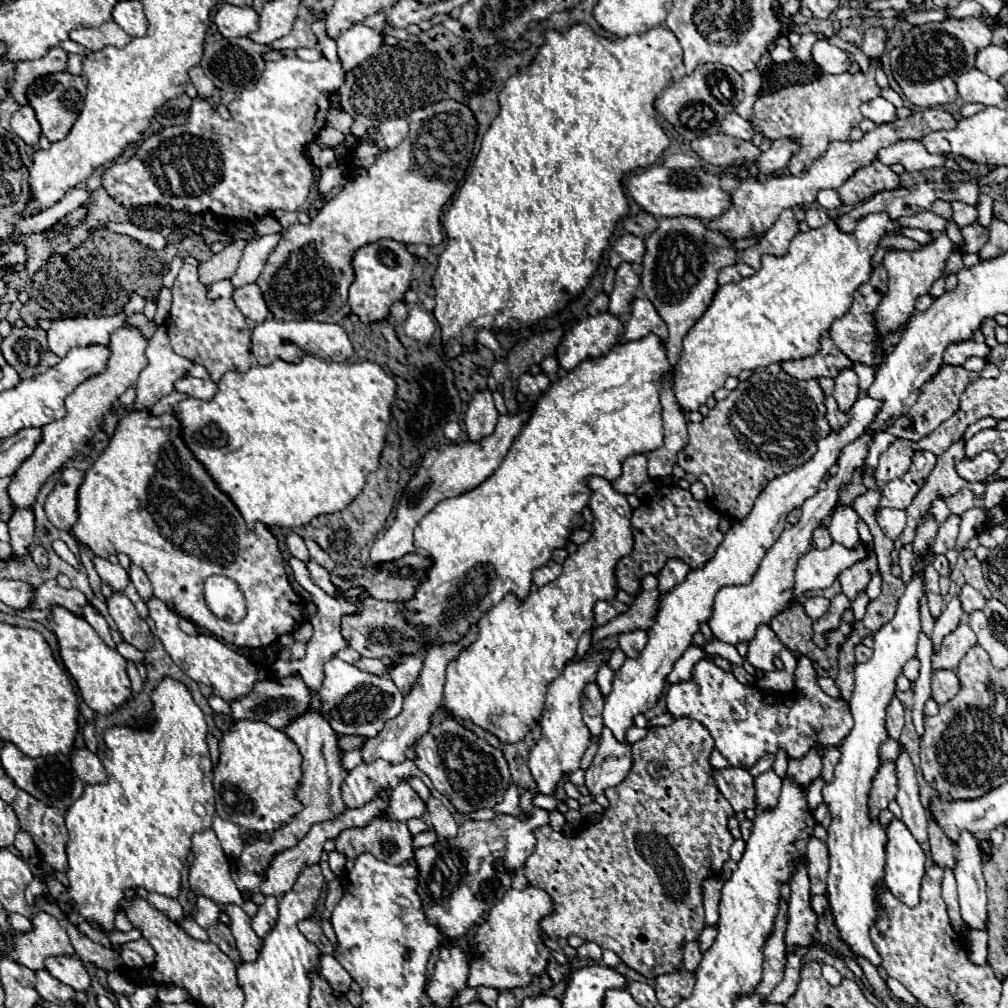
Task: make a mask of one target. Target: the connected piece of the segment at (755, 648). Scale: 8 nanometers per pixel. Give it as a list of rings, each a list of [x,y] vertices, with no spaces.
[[[761,625],[757,629],[757,635],[749,641],[747,661],[761,671],[775,671],[773,659],[781,653],[785,645],[779,641],[775,631],[769,625]]]

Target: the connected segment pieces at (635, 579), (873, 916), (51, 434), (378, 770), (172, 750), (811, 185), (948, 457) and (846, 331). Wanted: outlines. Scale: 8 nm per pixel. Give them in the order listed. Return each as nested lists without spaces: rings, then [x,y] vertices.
[[[663,487],[651,501],[633,511],[633,553],[617,563],[617,583],[629,595],[639,591],[639,583],[645,575],[657,575],[665,561],[671,557],[683,559],[691,569],[703,567],[723,541],[719,531],[719,513],[707,501],[695,501],[689,491],[681,487]]]
[[[919,571],[911,577],[911,581],[905,585],[905,593],[899,599],[897,605],[897,613],[895,617],[885,623],[877,635],[873,637],[875,645],[873,645],[873,657],[863,663],[863,665],[855,665],[855,689],[853,689],[853,697],[849,701],[849,709],[853,715],[853,729],[849,731],[849,735],[843,739],[843,743],[839,745],[841,749],[841,759],[835,765],[835,773],[833,773],[833,781],[825,783],[823,787],[823,801],[829,805],[831,813],[833,813],[833,821],[829,825],[829,839],[827,839],[827,847],[829,847],[829,857],[831,857],[831,869],[829,869],[829,879],[827,879],[827,895],[829,895],[829,903],[831,903],[831,913],[833,913],[833,923],[839,931],[839,937],[845,945],[849,945],[849,949],[857,955],[863,957],[867,961],[871,961],[875,967],[881,965],[881,957],[875,951],[871,937],[869,937],[869,929],[875,925],[883,903],[879,901],[879,891],[883,889],[885,881],[885,845],[887,845],[887,833],[885,827],[877,821],[869,817],[869,789],[871,789],[871,781],[877,773],[877,769],[881,767],[881,759],[879,759],[879,747],[889,739],[889,733],[885,729],[885,717],[887,717],[887,707],[891,703],[891,699],[895,697],[895,679],[903,673],[903,665],[913,659],[917,655],[917,639],[921,633],[921,617],[919,617],[919,601],[925,597],[925,571]]]
[[[117,329],[111,335],[111,357],[107,363],[107,371],[95,377],[89,377],[85,383],[81,383],[65,401],[67,415],[59,421],[51,421],[41,427],[41,441],[35,445],[35,451],[19,465],[19,469],[13,473],[13,481],[9,483],[9,497],[13,503],[13,509],[29,509],[35,505],[35,495],[41,489],[41,485],[59,469],[63,467],[73,455],[79,455],[85,451],[87,443],[93,439],[93,435],[99,431],[99,425],[109,413],[109,407],[119,395],[123,395],[131,385],[135,385],[141,369],[147,365],[145,357],[147,339],[141,335],[139,329]]]
[[[405,759],[399,765],[391,765],[387,761],[373,761],[371,765],[361,763],[347,775],[347,807],[357,809],[375,799],[381,789],[391,789],[399,785],[399,781],[409,781],[411,777],[419,777],[431,791],[433,797],[443,799],[443,795],[433,787],[429,777],[417,769],[411,759]]]
[[[163,679],[153,691],[155,709],[151,717],[155,723],[149,729],[129,729],[129,727],[111,727],[105,731],[105,757],[103,767],[107,771],[107,785],[87,785],[83,795],[67,809],[65,825],[69,831],[67,851],[67,881],[65,893],[55,899],[45,895],[51,903],[67,903],[71,909],[65,911],[65,917],[71,925],[87,921],[95,929],[105,933],[115,931],[115,913],[119,901],[125,897],[127,889],[147,889],[177,897],[181,891],[181,871],[191,849],[193,833],[205,831],[211,827],[215,815],[213,801],[213,769],[207,749],[207,725],[203,711],[195,705],[191,691],[175,681]]]
[[[925,109],[925,113],[919,111],[919,113],[913,113],[907,119],[897,119],[893,123],[877,125],[871,133],[865,133],[865,137],[859,139],[859,141],[831,143],[825,157],[819,157],[811,165],[811,169],[805,171],[805,175],[801,175],[801,177],[789,175],[789,177],[769,177],[765,181],[753,181],[753,179],[743,181],[731,193],[733,205],[729,207],[729,211],[723,213],[723,217],[719,217],[717,221],[709,221],[707,227],[725,233],[733,241],[765,233],[767,229],[771,229],[771,225],[777,221],[777,217],[783,209],[793,209],[793,207],[803,207],[803,205],[813,203],[821,189],[837,189],[857,169],[861,169],[863,165],[871,165],[871,161],[877,159],[877,151],[881,147],[893,145],[895,141],[901,141],[901,139],[923,139],[931,131],[953,129],[955,125],[957,125],[957,121],[951,113],[941,111],[941,109]]]
[[[957,441],[953,443],[945,455],[937,457],[937,465],[931,471],[927,483],[923,485],[923,489],[917,493],[917,497],[913,499],[913,503],[907,507],[907,527],[903,529],[903,533],[897,537],[895,547],[901,549],[907,543],[913,543],[915,539],[915,531],[923,519],[923,515],[927,513],[931,501],[935,499],[947,499],[951,495],[955,495],[961,488],[968,488],[977,497],[982,496],[986,486],[979,482],[969,482],[959,477],[957,469],[955,469],[955,461],[961,461],[965,457],[965,441]]]
[[[877,265],[873,267],[873,273],[871,273],[871,279],[865,281],[853,295],[853,305],[849,307],[849,311],[835,319],[831,329],[829,329],[829,335],[835,343],[835,347],[839,351],[843,351],[853,363],[863,363],[863,365],[871,365],[871,367],[879,367],[883,363],[883,359],[887,357],[887,351],[891,347],[895,347],[903,335],[903,331],[907,329],[905,325],[901,325],[899,329],[887,333],[887,335],[881,335],[877,331],[877,325],[875,325],[875,311],[877,311],[877,305],[879,301],[885,297],[887,293],[887,271],[883,269],[883,265]]]

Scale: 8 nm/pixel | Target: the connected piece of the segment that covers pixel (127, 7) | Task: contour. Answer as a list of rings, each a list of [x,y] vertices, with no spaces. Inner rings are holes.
[[[119,1],[113,9],[113,19],[131,37],[141,37],[147,33],[149,23],[141,1]]]

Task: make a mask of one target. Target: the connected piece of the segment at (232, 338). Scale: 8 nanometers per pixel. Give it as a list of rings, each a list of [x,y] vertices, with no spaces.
[[[185,263],[173,285],[173,307],[169,313],[167,329],[169,329],[169,339],[171,339],[175,353],[181,357],[187,357],[193,363],[203,365],[207,369],[211,381],[217,383],[225,371],[247,371],[251,367],[251,331],[245,323],[243,313],[239,313],[233,299],[221,299],[221,297],[209,299],[207,293],[209,293],[209,285],[203,285],[199,281],[197,267]]]

